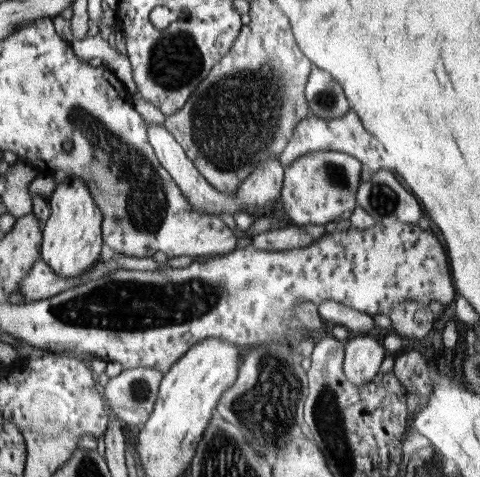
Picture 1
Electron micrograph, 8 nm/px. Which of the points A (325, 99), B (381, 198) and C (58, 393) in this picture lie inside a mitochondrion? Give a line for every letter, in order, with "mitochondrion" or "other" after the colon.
A: mitochondrion
B: mitochondrion
C: other

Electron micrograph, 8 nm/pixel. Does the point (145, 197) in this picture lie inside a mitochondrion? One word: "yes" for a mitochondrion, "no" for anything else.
yes

